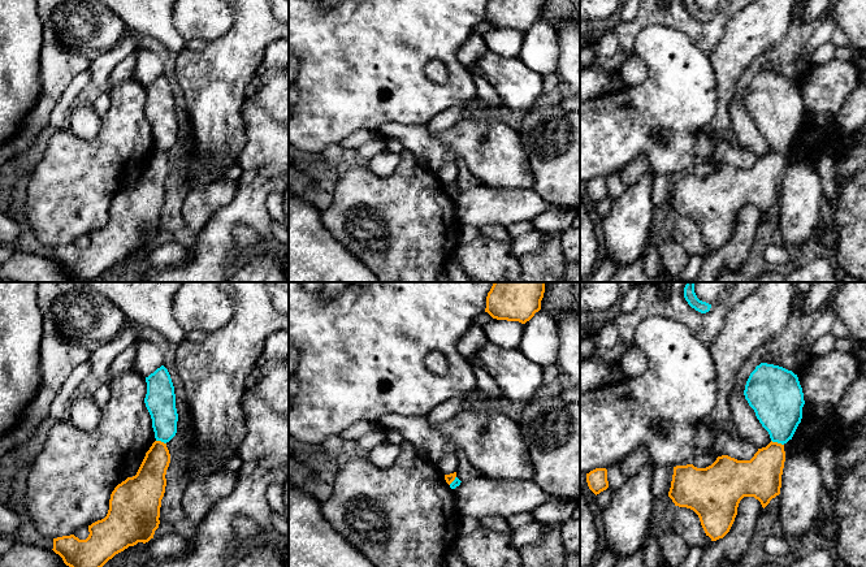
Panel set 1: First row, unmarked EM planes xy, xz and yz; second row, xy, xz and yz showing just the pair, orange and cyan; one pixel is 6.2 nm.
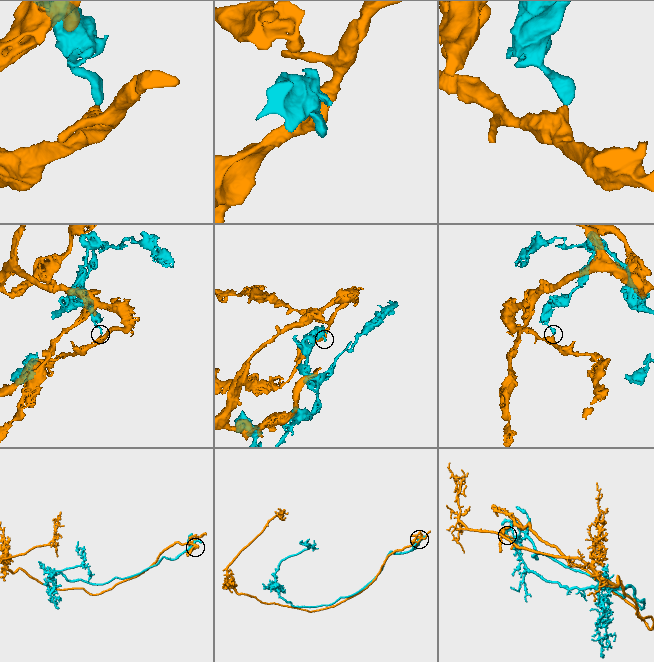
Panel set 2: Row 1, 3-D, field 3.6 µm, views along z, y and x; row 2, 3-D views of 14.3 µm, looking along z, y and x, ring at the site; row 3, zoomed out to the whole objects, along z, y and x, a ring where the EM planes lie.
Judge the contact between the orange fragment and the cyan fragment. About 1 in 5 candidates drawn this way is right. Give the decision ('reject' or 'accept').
reject

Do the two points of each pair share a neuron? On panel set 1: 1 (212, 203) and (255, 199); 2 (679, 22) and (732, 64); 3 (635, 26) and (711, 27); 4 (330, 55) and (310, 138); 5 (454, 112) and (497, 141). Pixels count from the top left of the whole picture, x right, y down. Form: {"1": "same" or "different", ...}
{"1": "different", "2": "different", "3": "same", "4": "same", "5": "different"}

